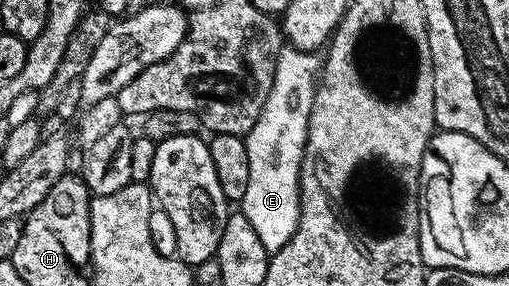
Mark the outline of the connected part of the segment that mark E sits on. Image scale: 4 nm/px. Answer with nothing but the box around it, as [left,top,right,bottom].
[240,44,320,252]

